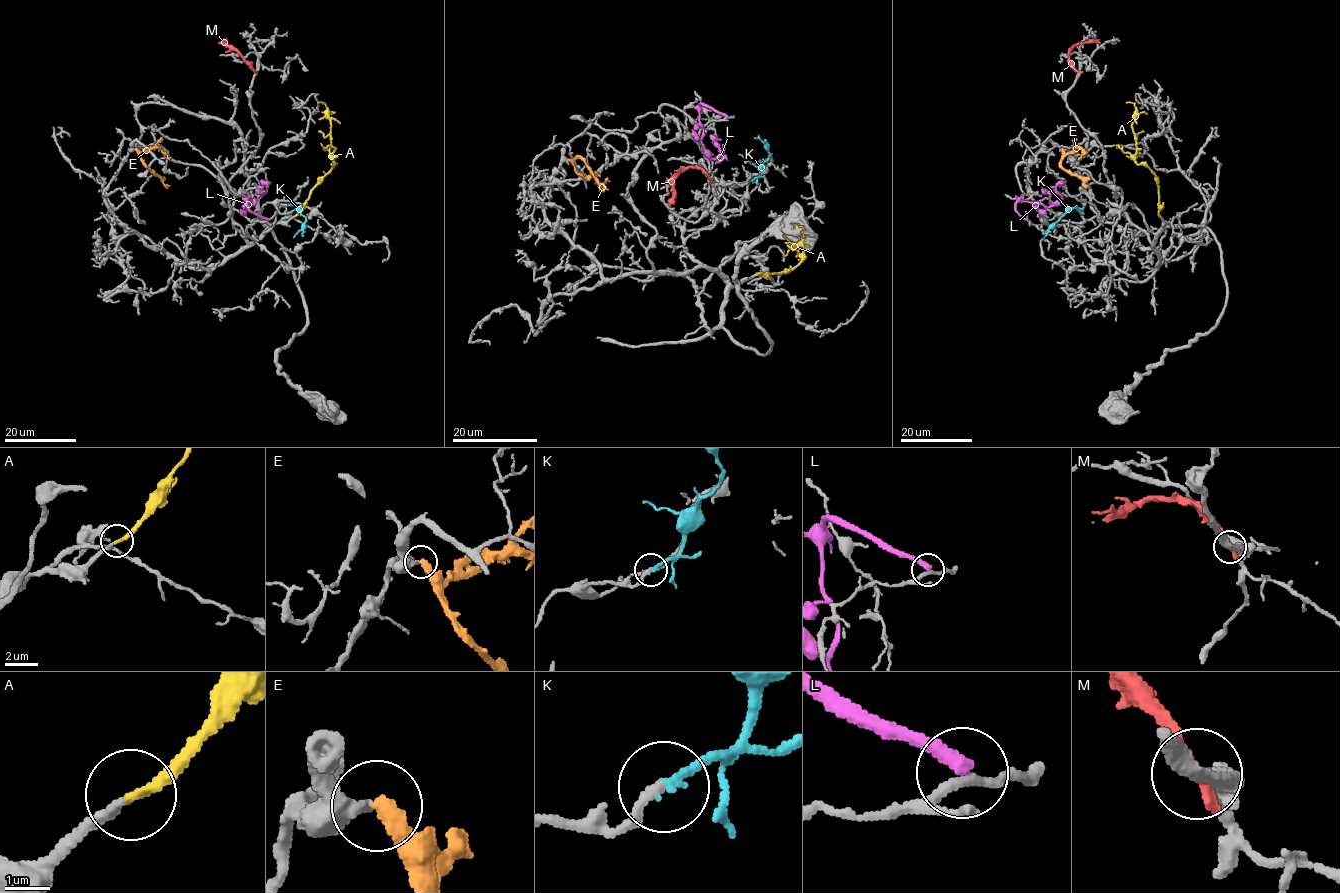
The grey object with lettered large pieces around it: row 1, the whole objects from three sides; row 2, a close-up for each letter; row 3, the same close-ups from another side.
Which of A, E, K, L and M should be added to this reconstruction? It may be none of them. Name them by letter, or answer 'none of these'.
A, K

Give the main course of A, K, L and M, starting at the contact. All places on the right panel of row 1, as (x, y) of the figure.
A: (1160, 216), (1158, 179), (1148, 168), (1134, 160), (1136, 139), (1132, 126), (1135, 108), (1133, 103), (1126, 103)
K: (1080, 211), (1070, 208), (1046, 231), (1044, 237)
L: (1026, 219), (1016, 211), (1018, 202), (1052, 206), (1062, 199), (1056, 191), (1056, 185), (1065, 181)
M: (1079, 72), (1070, 63), (1069, 51), (1080, 43), (1099, 39)

